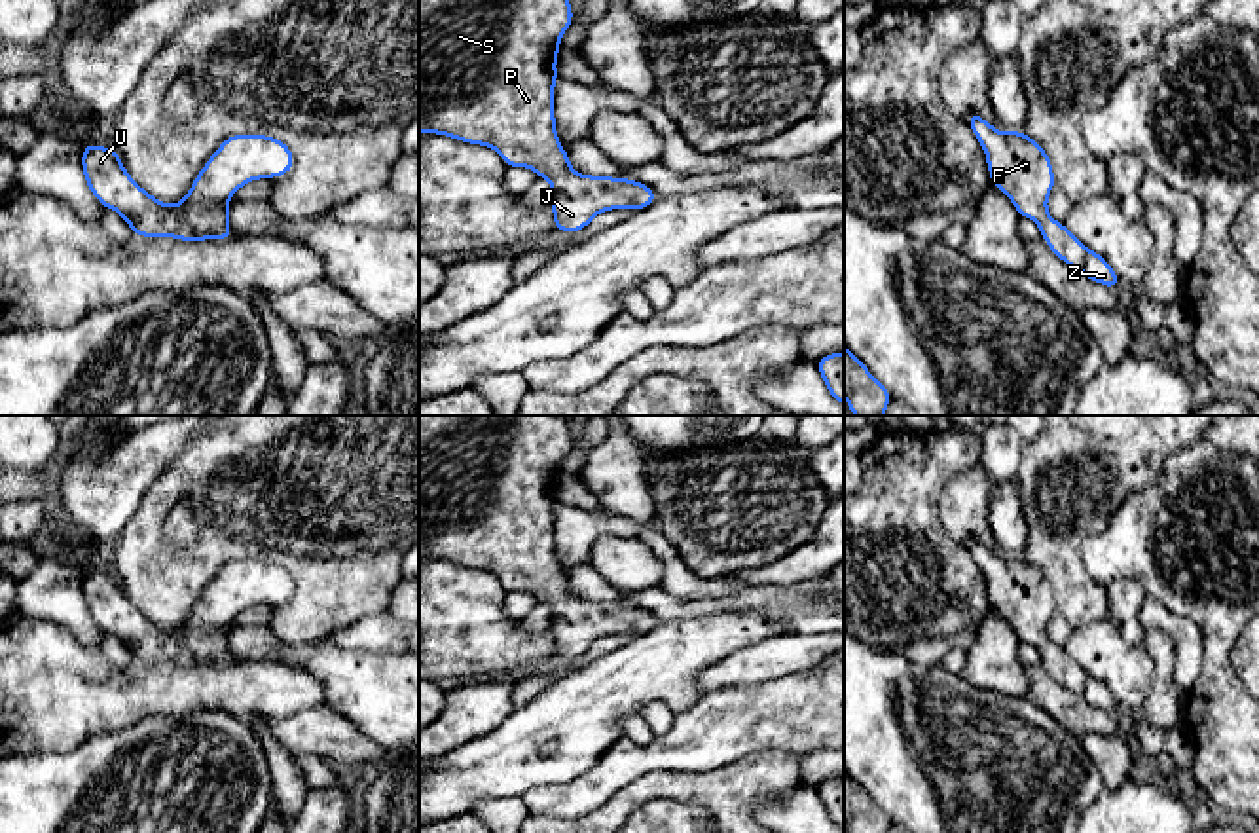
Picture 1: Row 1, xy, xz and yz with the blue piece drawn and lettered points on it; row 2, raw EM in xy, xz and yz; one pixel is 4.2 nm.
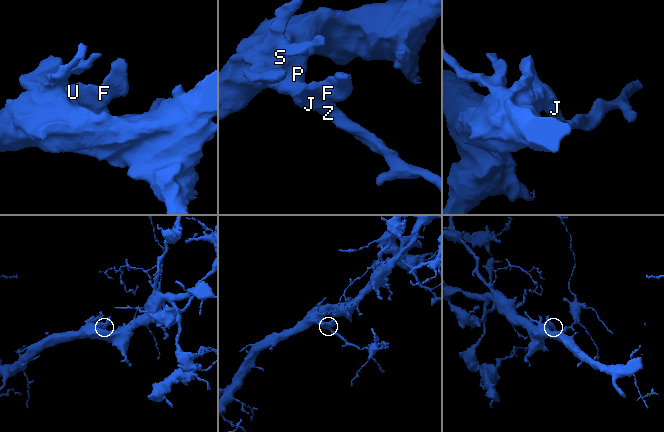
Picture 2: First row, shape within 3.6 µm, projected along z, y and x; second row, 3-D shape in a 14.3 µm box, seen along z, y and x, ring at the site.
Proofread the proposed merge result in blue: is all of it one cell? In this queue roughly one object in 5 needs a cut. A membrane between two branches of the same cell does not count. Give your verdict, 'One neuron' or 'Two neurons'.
One neuron

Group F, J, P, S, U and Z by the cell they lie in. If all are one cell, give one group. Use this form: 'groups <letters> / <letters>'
groups F J P S U Z

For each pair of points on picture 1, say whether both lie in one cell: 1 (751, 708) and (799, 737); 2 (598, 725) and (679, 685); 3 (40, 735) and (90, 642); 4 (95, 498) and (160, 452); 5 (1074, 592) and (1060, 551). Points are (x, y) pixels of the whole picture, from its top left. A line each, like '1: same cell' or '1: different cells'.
1: same cell
2: same cell
3: different cells
4: same cell
5: same cell

